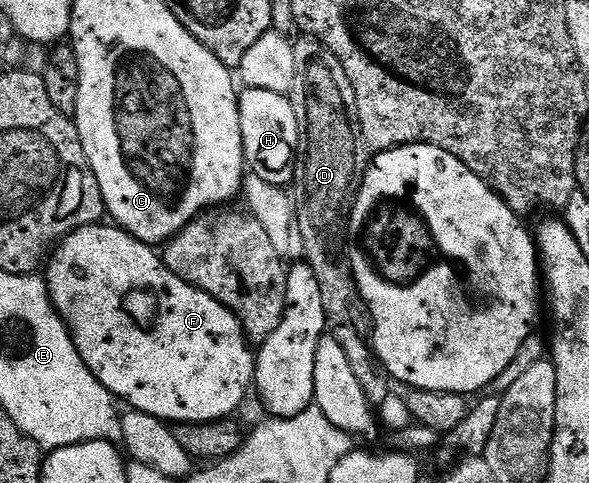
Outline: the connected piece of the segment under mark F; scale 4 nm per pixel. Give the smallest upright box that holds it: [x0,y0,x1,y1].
[45,225,257,424]

